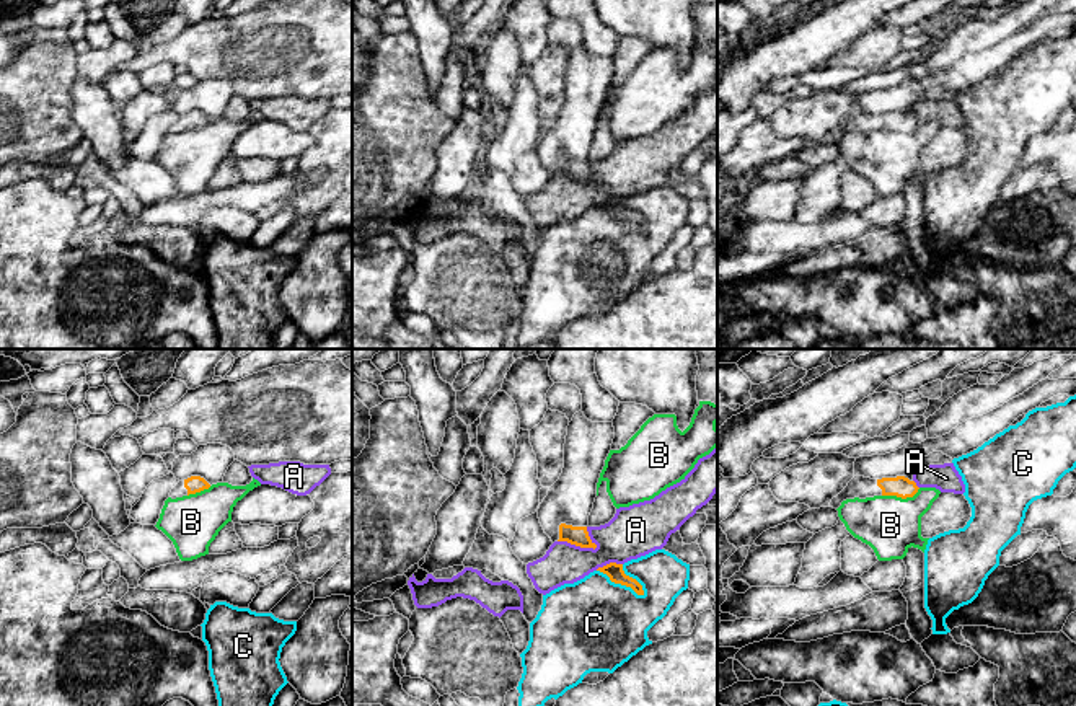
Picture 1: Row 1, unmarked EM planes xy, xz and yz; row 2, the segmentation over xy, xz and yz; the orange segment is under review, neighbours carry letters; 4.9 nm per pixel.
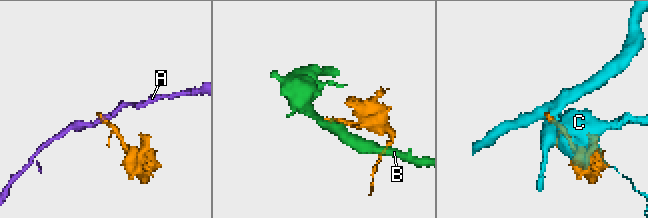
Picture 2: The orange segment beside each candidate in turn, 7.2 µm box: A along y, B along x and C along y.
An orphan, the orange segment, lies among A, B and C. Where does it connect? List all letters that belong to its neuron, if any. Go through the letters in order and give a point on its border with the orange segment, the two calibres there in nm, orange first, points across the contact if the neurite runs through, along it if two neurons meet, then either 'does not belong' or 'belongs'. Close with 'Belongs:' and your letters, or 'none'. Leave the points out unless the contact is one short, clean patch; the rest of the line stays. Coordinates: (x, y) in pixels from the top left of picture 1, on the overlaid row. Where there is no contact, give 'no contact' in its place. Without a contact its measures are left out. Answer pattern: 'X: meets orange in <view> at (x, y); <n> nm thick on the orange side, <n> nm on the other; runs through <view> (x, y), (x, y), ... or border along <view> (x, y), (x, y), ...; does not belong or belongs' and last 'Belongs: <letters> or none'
A: meets orange in xz at (577, 545); 100 nm thick on the orange side, 220 nm on the other; border along xz (558, 540), (566, 540), (582, 548), (597, 547); does not belong
B: meets orange in yz at (900, 496); 110 nm thick on the orange side, 280 nm on the other; border along yz (920, 488), (905, 498), (882, 496); does not belong
C: meets orange in xz at (621, 584); 80 nm thick on the orange side, 460 nm on the other; does not belong
Belongs: none

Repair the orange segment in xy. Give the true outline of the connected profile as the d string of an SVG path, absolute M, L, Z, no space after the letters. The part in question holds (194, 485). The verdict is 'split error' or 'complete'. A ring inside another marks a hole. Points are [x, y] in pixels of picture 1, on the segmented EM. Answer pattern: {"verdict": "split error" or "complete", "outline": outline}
{"verdict": "split error", "outline": "M191 476L184 481L179 481L170 492L170 497L171 499L176 499L176 497L183 497L183 496L189 496L189 494L196 494L196 492L201 492L204 489L209 489L210 484L201 478L201 476Z"}

